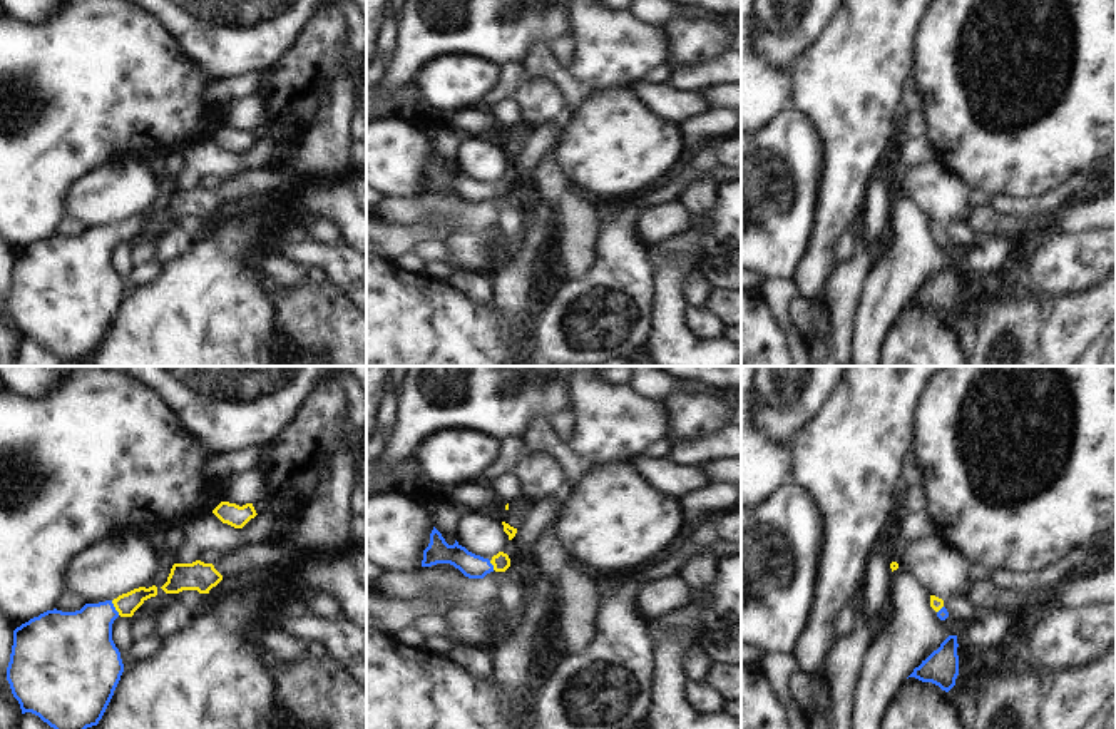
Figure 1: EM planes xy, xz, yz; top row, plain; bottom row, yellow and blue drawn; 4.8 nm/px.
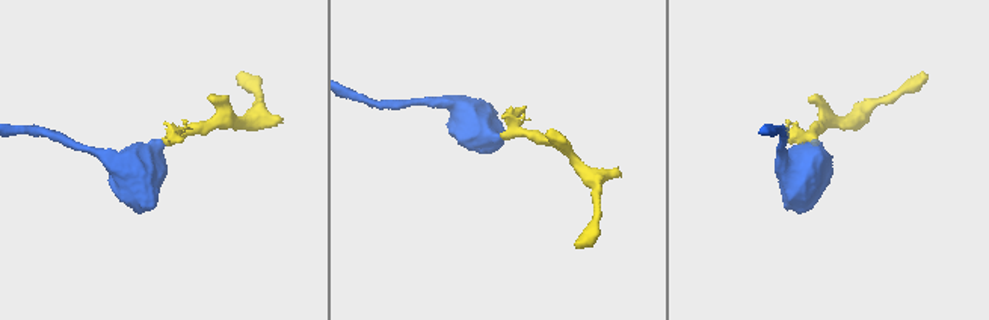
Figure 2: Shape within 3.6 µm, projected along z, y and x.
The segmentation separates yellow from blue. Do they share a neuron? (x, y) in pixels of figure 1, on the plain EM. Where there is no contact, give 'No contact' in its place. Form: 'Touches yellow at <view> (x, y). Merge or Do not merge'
Touches yellow at xy (114, 231). Merge

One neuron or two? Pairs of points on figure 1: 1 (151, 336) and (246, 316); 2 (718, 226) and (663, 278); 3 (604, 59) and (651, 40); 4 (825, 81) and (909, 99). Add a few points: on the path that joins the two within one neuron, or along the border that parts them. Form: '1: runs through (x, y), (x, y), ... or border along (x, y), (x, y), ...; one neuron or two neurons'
1: runs through (174, 336), (194, 336), (213, 318), (223, 316); one neuron
2: runs through (710, 241), (678, 266); one neuron
3: runs through (616, 49), (639, 47); one neuron
4: border along (912, 74), (904, 86), (900, 101); two neurons

